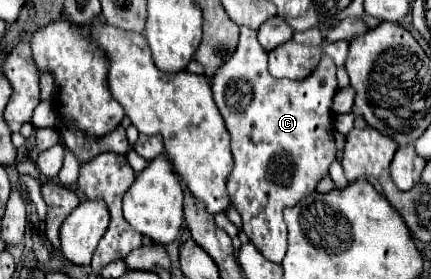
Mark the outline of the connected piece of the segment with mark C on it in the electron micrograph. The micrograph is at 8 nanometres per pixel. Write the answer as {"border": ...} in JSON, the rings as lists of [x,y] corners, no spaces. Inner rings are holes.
{"border":[[[240,27],[240,41],[234,55],[214,73],[210,81],[214,101],[226,121],[226,127],[232,135],[232,155],[234,171],[228,179],[228,195],[238,213],[242,215],[244,233],[248,239],[274,263],[282,263],[286,253],[286,223],[284,209],[296,205],[304,195],[314,193],[320,179],[328,175],[328,167],[338,155],[332,123],[332,99],[338,91],[336,83],[336,65],[332,57],[324,55],[316,71],[304,81],[274,79],[268,73],[268,53],[260,47],[256,31]]]}

